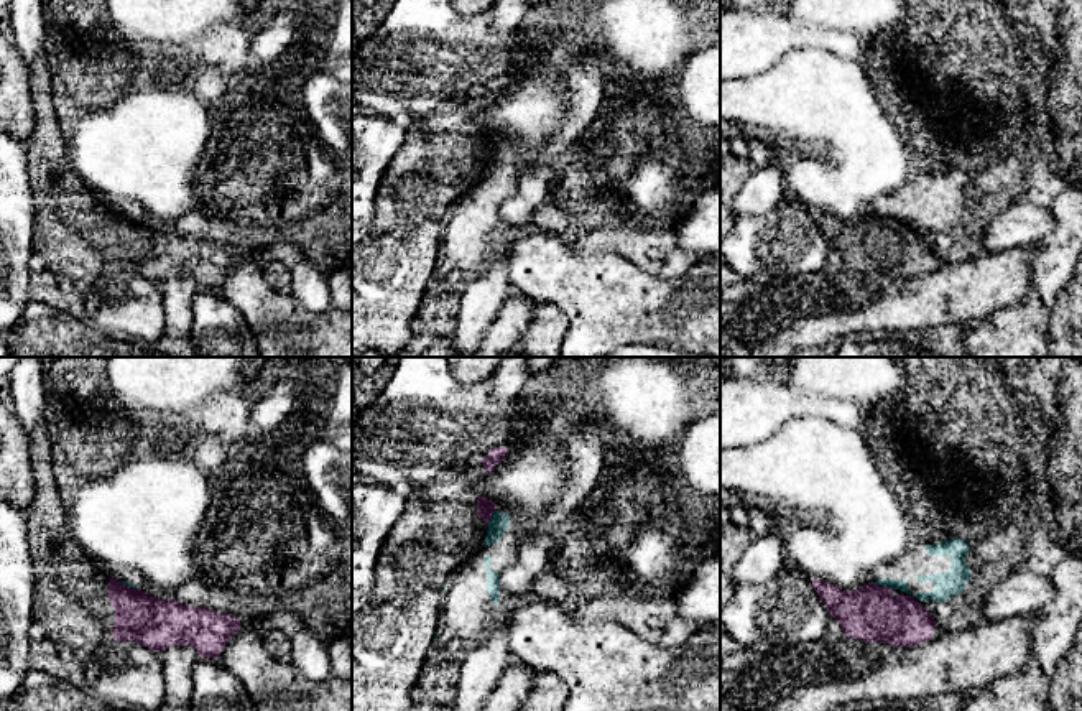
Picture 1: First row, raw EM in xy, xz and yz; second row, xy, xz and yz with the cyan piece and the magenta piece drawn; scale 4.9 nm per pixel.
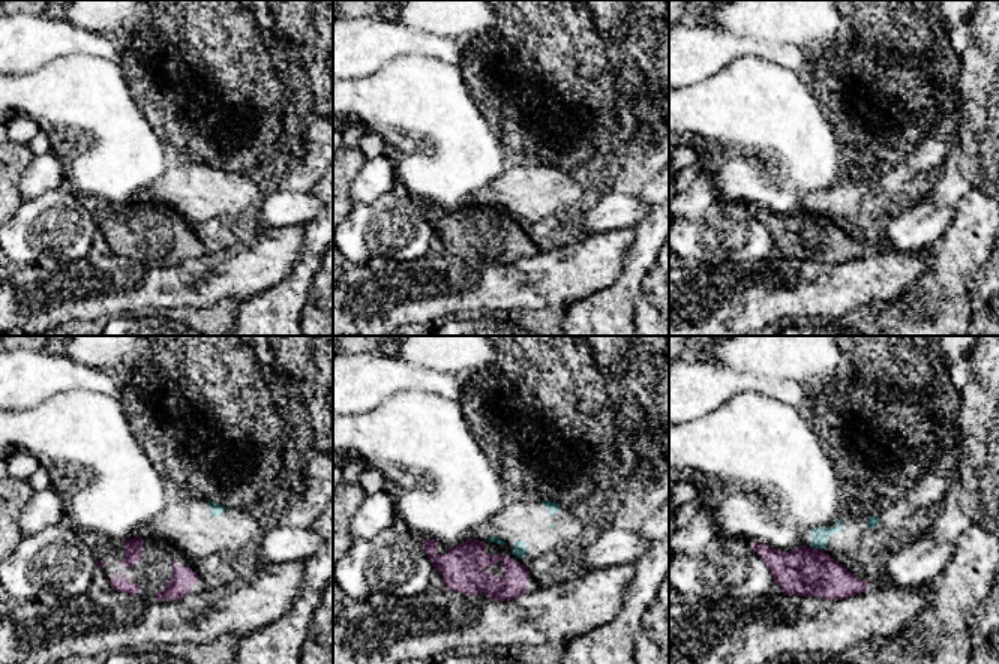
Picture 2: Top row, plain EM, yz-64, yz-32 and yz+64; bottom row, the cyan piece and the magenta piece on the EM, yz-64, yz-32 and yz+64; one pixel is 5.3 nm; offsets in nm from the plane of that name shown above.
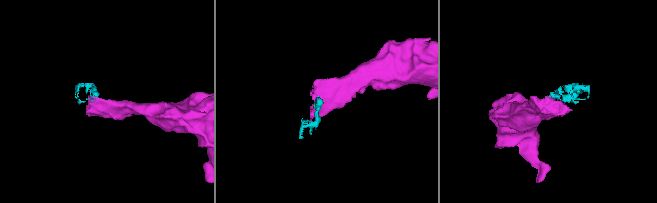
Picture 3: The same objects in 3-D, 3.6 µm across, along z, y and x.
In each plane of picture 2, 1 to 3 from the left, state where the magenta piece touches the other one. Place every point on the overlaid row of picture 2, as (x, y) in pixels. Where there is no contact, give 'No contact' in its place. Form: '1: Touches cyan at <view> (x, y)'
1: No contact
2: No contact
3: Touches cyan at yz+64 (816, 547)

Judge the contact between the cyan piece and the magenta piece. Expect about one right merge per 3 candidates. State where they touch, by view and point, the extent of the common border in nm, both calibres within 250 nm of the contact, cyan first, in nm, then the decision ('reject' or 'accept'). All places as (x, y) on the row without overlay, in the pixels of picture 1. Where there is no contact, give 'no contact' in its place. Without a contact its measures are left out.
contact yz (882, 216); length 110 nm; calibres 60 and 280 nm; reject

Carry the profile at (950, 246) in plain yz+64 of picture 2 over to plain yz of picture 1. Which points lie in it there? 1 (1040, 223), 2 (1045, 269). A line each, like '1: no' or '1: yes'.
1: no
2: yes

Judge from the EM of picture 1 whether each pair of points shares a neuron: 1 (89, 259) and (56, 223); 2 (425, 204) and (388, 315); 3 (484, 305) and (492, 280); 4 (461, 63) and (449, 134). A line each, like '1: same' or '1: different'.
1: same
2: same
3: same
4: different

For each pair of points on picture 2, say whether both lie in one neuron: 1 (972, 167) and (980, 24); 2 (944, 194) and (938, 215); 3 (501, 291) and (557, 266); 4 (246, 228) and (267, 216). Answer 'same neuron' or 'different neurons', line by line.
1: same neuron
2: different neurons
3: same neuron
4: different neurons

